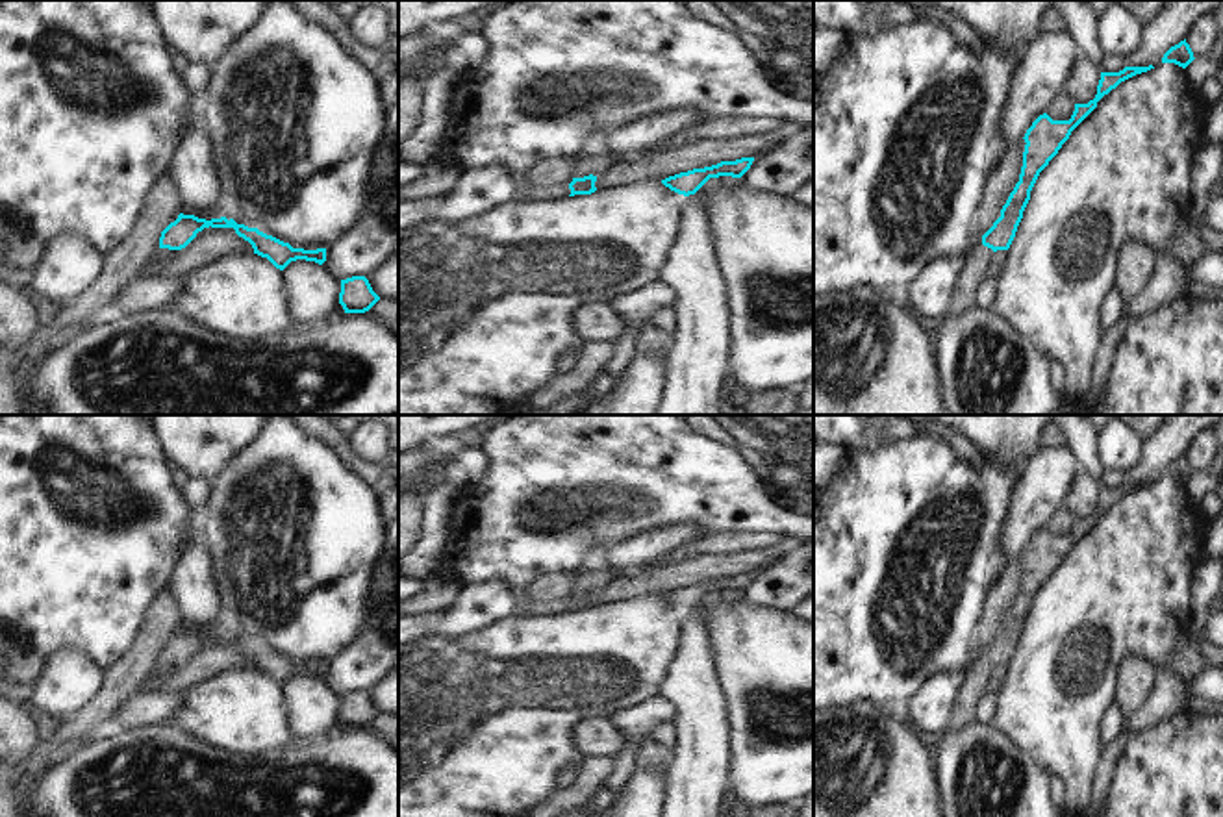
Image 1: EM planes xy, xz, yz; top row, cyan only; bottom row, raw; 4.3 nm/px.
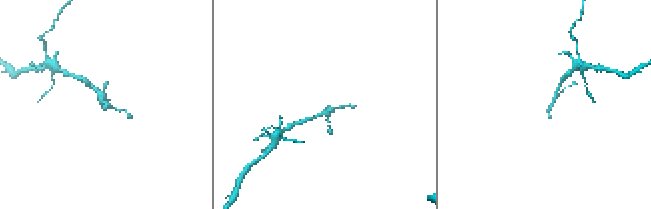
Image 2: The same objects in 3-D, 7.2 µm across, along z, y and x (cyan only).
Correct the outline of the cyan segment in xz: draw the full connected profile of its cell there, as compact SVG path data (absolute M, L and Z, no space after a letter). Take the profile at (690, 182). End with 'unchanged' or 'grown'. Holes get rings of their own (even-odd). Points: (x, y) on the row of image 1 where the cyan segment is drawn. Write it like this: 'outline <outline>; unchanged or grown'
outline M741 157L736 161L721 161L712 167L693 169L662 180L671 191L689 196L695 195L710 178L732 176L741 178L752 165L754 157Z; unchanged

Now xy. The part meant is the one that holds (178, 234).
outline M180 213L174 222L170 222L159 237L159 250L156 252L156 261L161 263L172 256L174 250L185 248L198 232L204 228L233 228L239 237L248 241L254 248L254 254L267 258L276 269L284 270L291 261L306 259L322 265L326 261L326 248L304 250L293 248L289 243L284 243L272 235L259 232L258 228L248 228L237 224L233 219L198 219L195 215Z; grown

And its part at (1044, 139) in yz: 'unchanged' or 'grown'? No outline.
grown

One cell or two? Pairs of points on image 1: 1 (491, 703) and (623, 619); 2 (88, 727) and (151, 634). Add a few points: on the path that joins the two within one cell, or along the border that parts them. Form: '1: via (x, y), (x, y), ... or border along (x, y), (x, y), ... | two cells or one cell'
1: via (525, 684), (560, 669), (575, 667), (590, 653) | one cell
2: via (104, 704), (143, 656) | one cell

